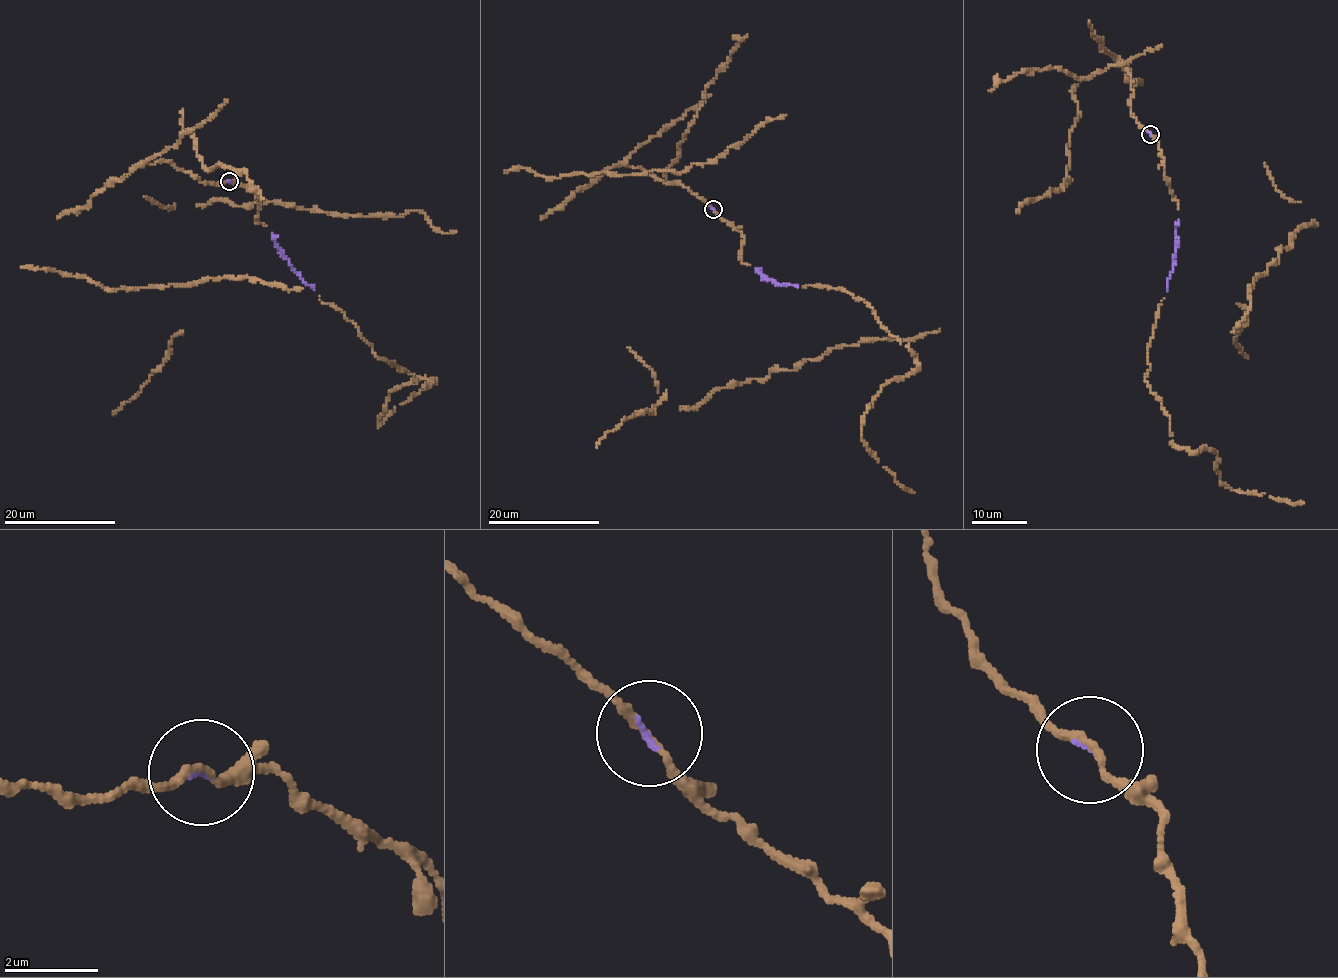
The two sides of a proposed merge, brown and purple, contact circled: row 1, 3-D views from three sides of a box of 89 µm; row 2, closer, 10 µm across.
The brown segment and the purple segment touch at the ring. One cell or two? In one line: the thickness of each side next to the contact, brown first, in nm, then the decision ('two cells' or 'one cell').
170/70 nm | one cell

